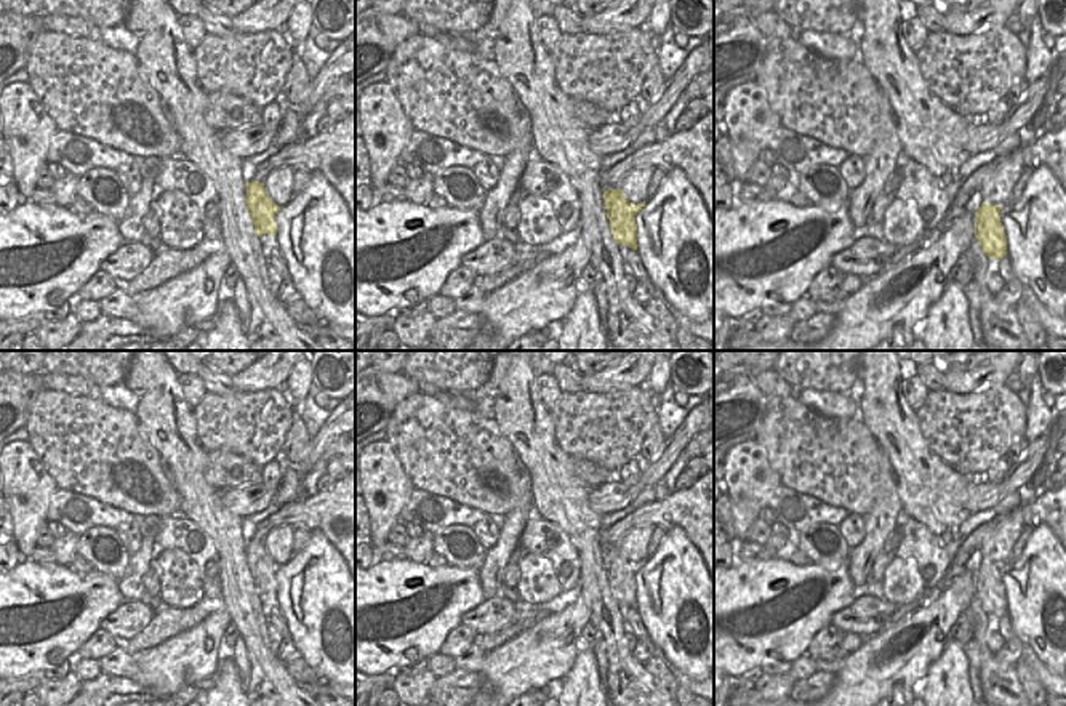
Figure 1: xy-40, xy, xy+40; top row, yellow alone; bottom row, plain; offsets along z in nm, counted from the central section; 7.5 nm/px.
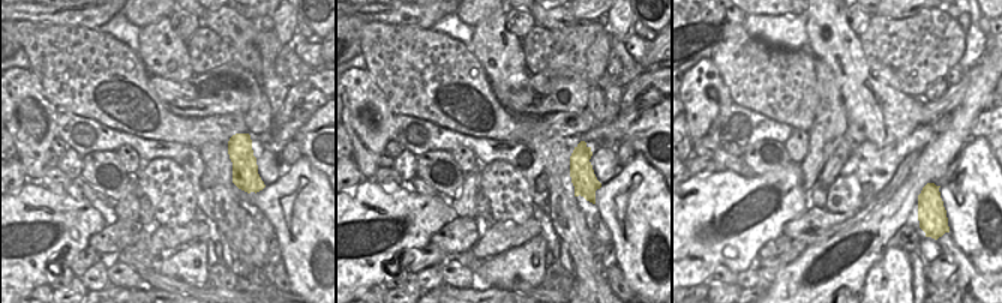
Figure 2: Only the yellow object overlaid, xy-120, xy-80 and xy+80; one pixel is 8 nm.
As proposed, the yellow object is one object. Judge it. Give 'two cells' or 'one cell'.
one cell

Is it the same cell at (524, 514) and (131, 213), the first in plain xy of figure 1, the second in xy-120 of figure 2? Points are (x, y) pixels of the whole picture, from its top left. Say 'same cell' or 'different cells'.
same cell

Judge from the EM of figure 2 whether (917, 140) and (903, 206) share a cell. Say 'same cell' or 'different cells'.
different cells

